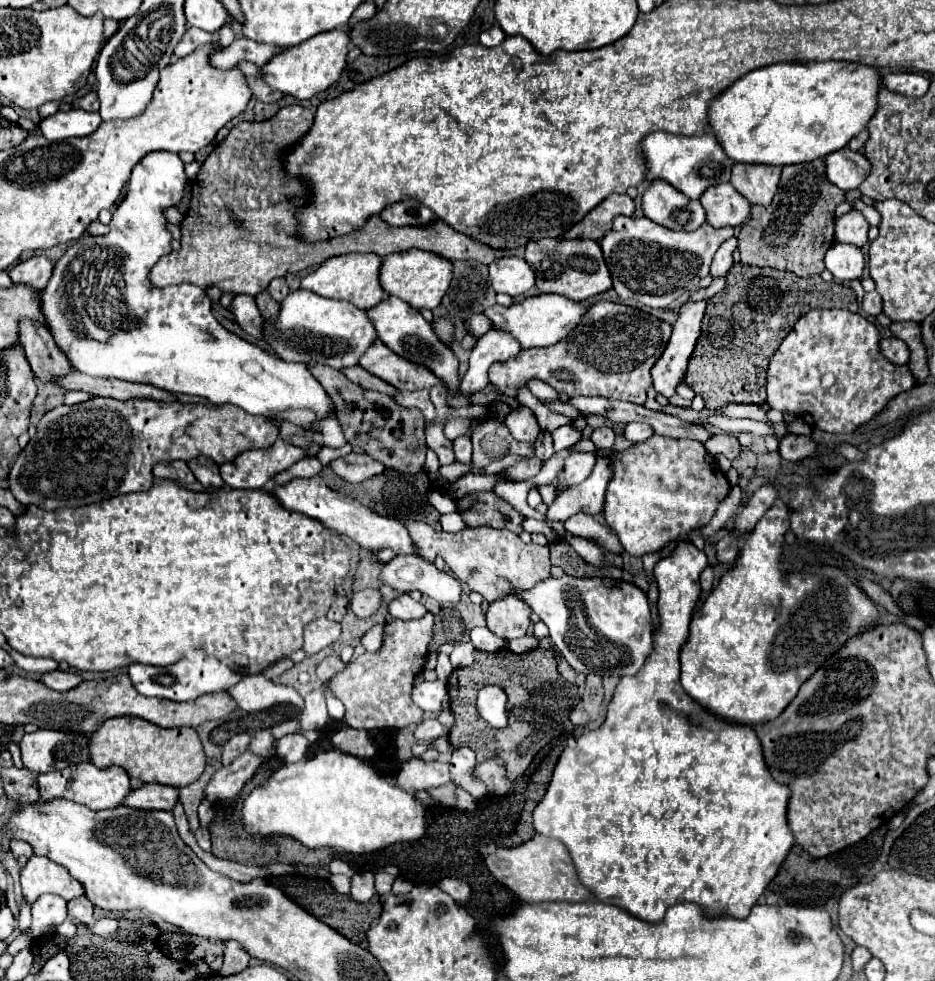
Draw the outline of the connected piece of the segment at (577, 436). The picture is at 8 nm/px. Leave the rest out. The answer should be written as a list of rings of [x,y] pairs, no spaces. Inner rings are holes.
[[[560,426],[558,430],[552,432],[554,450],[560,452],[560,450],[564,450],[564,448],[570,448],[570,446],[574,446],[576,442],[580,442],[582,436],[584,436],[582,430],[578,430],[578,428],[574,428],[574,426]]]

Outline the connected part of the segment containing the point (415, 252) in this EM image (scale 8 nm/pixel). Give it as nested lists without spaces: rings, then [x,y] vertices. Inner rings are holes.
[[[418,248],[398,254],[388,254],[380,268],[380,282],[386,294],[398,296],[400,300],[408,302],[414,308],[434,310],[452,282],[452,262],[434,252],[418,250]]]

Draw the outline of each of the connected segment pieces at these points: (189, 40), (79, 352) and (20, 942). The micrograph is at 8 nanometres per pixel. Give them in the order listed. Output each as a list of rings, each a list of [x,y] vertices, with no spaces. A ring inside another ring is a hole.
[[[188,28],[180,40],[180,44],[174,48],[174,56],[176,58],[184,58],[188,54],[192,54],[196,48],[210,44],[212,42],[212,34],[200,30],[200,28]]]
[[[152,152],[144,156],[132,170],[132,178],[128,182],[128,194],[114,212],[110,222],[110,232],[106,236],[84,236],[76,244],[72,244],[64,256],[54,264],[52,278],[42,292],[44,318],[48,322],[48,330],[54,342],[68,354],[72,360],[72,368],[84,372],[94,378],[116,378],[124,382],[136,384],[152,384],[160,390],[172,394],[194,394],[210,400],[216,406],[234,404],[248,414],[264,416],[264,418],[280,418],[302,428],[308,428],[312,422],[322,420],[330,414],[332,402],[320,382],[312,376],[312,372],[300,362],[284,362],[278,356],[266,354],[258,346],[238,338],[228,332],[210,310],[210,298],[204,288],[194,284],[180,284],[168,288],[156,288],[148,282],[148,274],[152,266],[160,260],[160,256],[172,252],[172,234],[166,224],[166,208],[178,206],[188,184],[188,176],[184,172],[184,162],[172,152]],[[88,304],[120,304],[120,318],[124,328],[110,334],[106,342],[98,342],[86,338],[86,330],[78,324],[82,322],[84,306]]]
[[[31,927],[25,930],[20,936],[16,937],[7,947],[4,955],[16,955],[22,949],[32,944]]]

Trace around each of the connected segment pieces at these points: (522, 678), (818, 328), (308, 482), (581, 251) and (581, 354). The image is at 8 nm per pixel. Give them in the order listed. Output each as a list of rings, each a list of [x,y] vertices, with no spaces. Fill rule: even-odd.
[[[536,648],[532,652],[526,652],[522,656],[512,654],[508,650],[498,650],[498,652],[480,652],[474,650],[474,662],[470,666],[464,668],[456,668],[450,674],[448,680],[448,692],[450,692],[450,704],[452,704],[452,712],[454,712],[454,728],[448,734],[448,740],[454,748],[460,746],[468,746],[476,752],[478,762],[484,762],[488,758],[498,758],[506,768],[528,768],[532,758],[548,744],[552,742],[556,736],[562,734],[570,734],[574,730],[574,726],[568,720],[568,714],[572,712],[572,708],[580,702],[580,692],[576,684],[566,682],[560,672],[556,670],[556,656],[552,650],[546,648]],[[488,684],[496,684],[500,686],[506,694],[508,694],[508,712],[510,712],[510,724],[504,730],[496,730],[492,726],[488,726],[476,712],[476,692],[482,686]]]
[[[834,308],[804,314],[770,358],[766,404],[830,434],[854,432],[892,398],[916,384],[908,366],[886,362],[880,354],[880,338],[874,322],[848,310]]]
[[[320,474],[314,476],[314,478],[294,478],[286,486],[274,486],[272,494],[282,502],[284,508],[294,510],[294,512],[302,512],[310,518],[316,518],[316,520],[324,522],[326,528],[352,538],[358,546],[362,546],[366,550],[374,552],[374,550],[390,548],[396,556],[400,556],[400,554],[418,554],[416,544],[412,544],[412,538],[410,538],[408,530],[398,520],[384,518],[384,516],[376,514],[374,510],[370,510],[368,506],[364,506],[362,502],[330,490],[324,484]]]
[[[542,238],[526,244],[526,262],[536,272],[536,288],[546,294],[560,294],[574,302],[582,302],[590,296],[602,294],[612,288],[612,278],[604,262],[602,250],[594,240],[556,240]]]
[[[602,300],[602,302],[592,304],[586,310],[586,314],[582,318],[582,330],[578,326],[570,334],[570,338],[564,338],[564,342],[546,346],[546,348],[528,348],[506,362],[494,364],[490,368],[490,382],[502,394],[506,394],[510,398],[518,398],[518,390],[522,386],[526,386],[530,380],[542,380],[542,382],[550,384],[556,392],[566,394],[566,396],[604,396],[604,398],[612,398],[612,400],[644,404],[646,390],[648,390],[648,386],[652,386],[650,368],[664,352],[664,346],[668,344],[670,334],[672,334],[672,326],[658,318],[652,320],[652,314],[632,308],[632,306]]]

